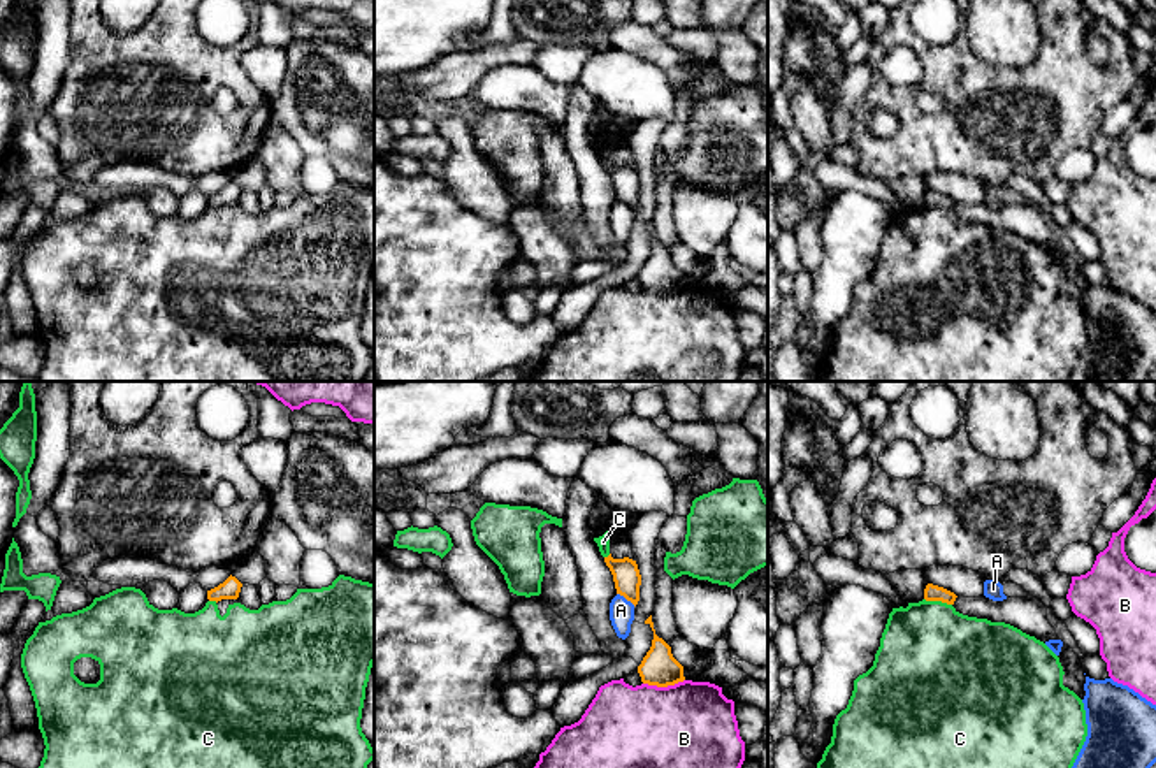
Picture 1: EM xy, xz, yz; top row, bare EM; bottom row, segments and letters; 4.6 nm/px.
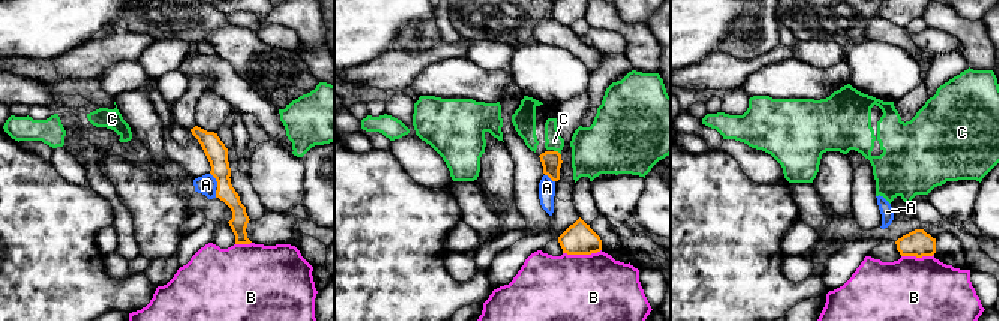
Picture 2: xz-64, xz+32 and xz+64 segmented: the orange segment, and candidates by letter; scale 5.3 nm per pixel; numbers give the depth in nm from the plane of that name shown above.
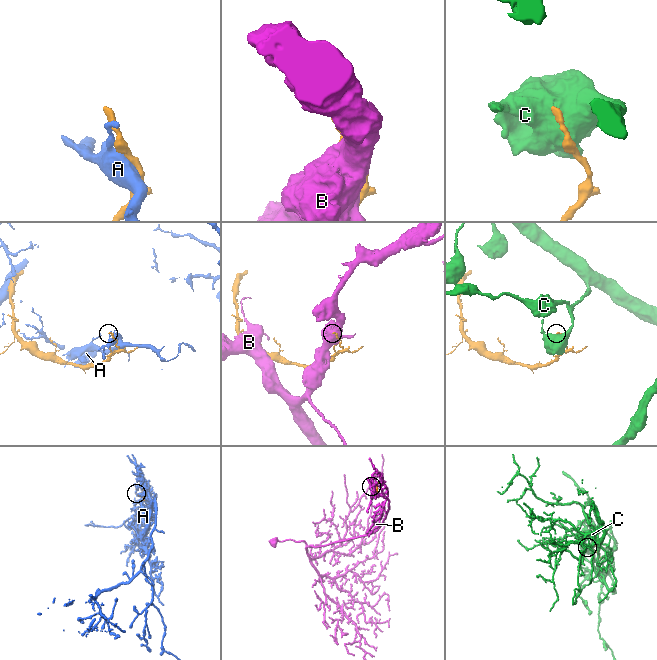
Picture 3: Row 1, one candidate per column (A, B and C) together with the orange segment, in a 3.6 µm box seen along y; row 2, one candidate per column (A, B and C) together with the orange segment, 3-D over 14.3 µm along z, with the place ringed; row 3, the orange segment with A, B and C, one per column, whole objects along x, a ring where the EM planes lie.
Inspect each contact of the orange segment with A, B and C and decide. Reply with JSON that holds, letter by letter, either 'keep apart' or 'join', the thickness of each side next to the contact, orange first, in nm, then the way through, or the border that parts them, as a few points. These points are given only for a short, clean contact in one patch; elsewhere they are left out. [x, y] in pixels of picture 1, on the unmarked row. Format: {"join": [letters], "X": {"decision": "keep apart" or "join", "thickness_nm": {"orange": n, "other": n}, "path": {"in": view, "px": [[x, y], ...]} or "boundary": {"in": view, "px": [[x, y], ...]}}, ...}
{"join": [], "A": {"decision": "keep apart", "thickness_nm": {"orange": 130, "other": 110}}, "B": {"decision": "keep apart", "thickness_nm": {"orange": 160, "other": 500}}, "C": {"decision": "keep apart", "thickness_nm": {"orange": 80, "other": 460}}}

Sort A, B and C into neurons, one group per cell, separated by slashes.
A / B / C

